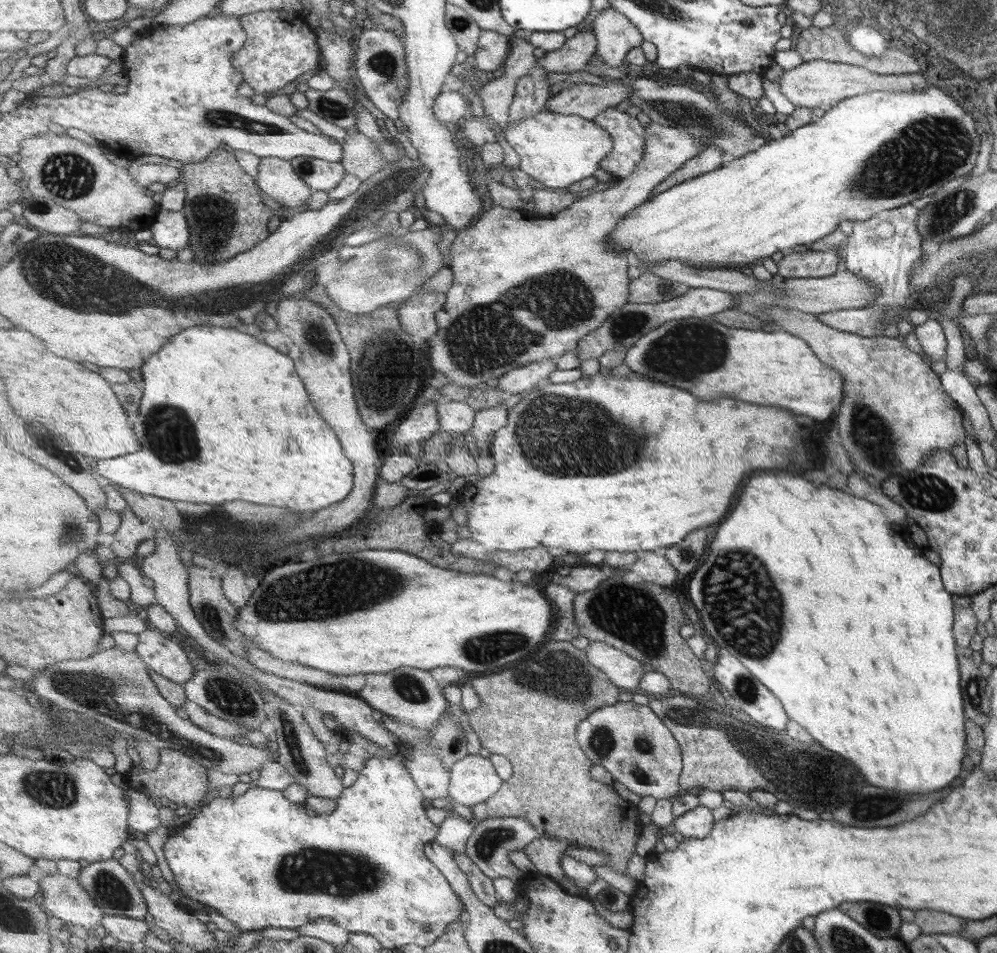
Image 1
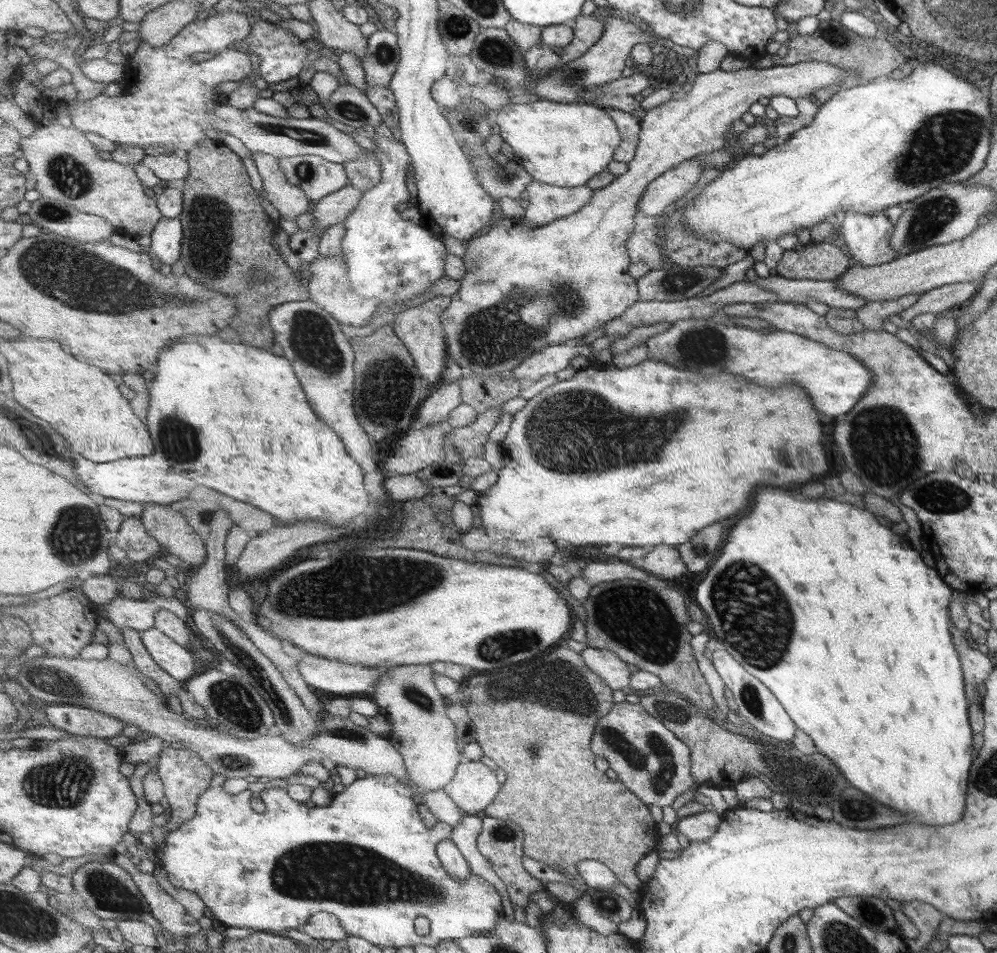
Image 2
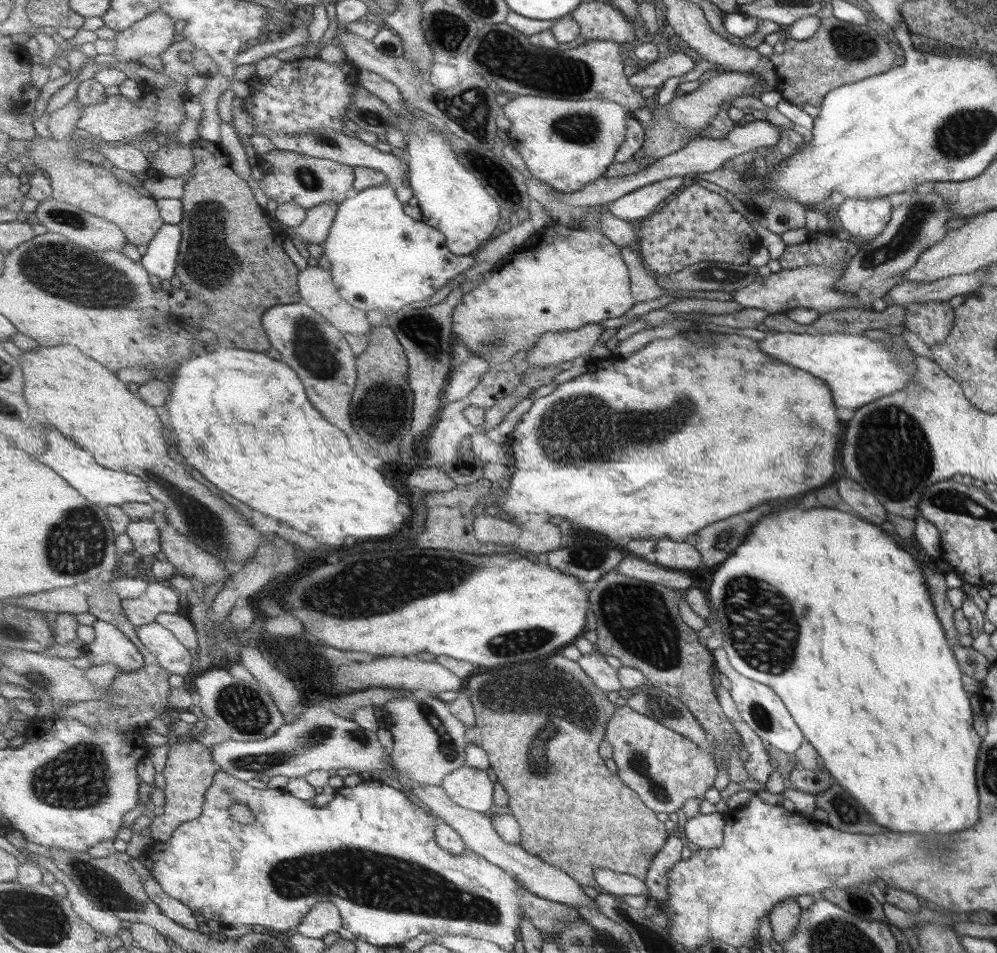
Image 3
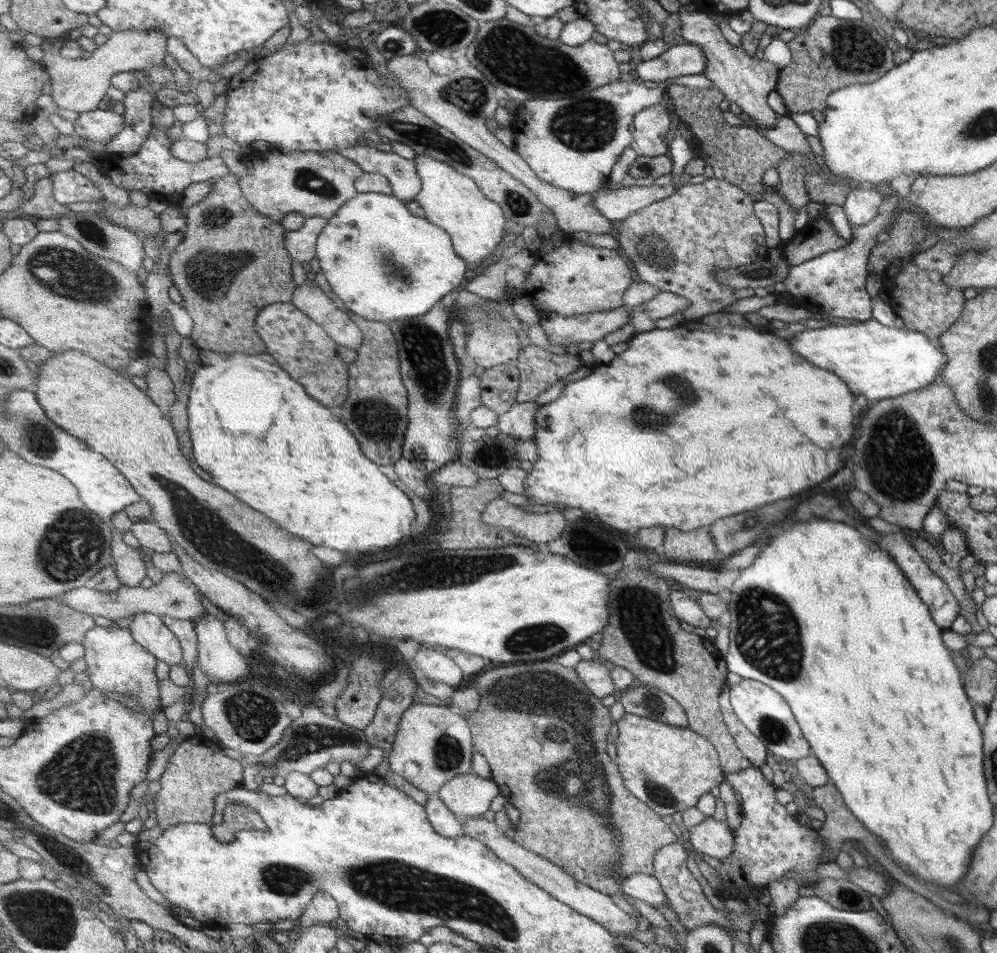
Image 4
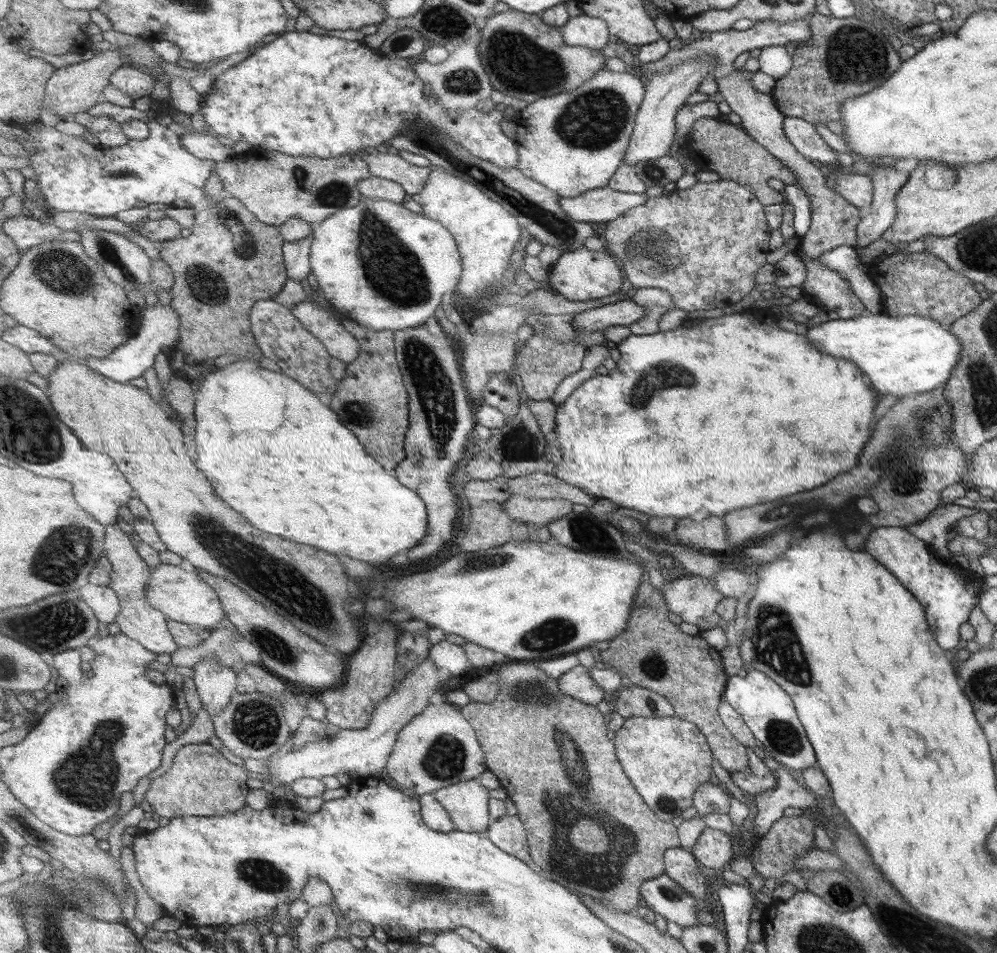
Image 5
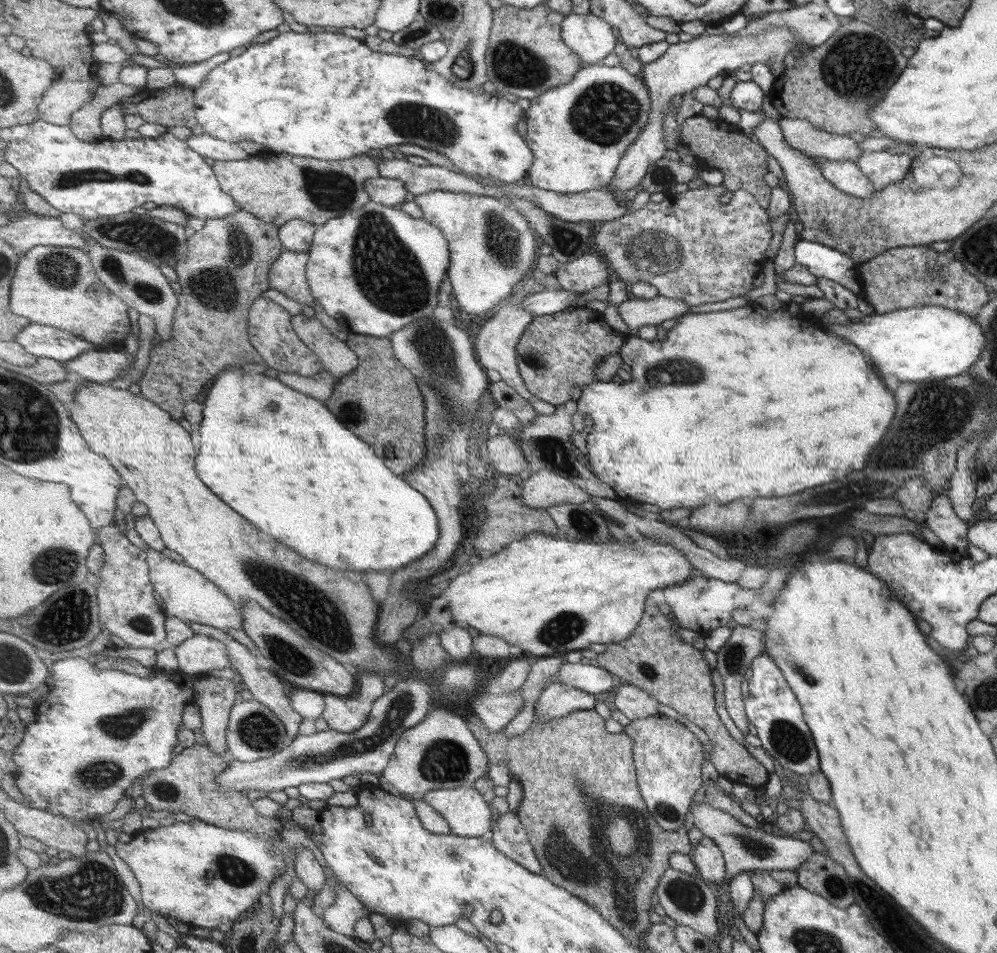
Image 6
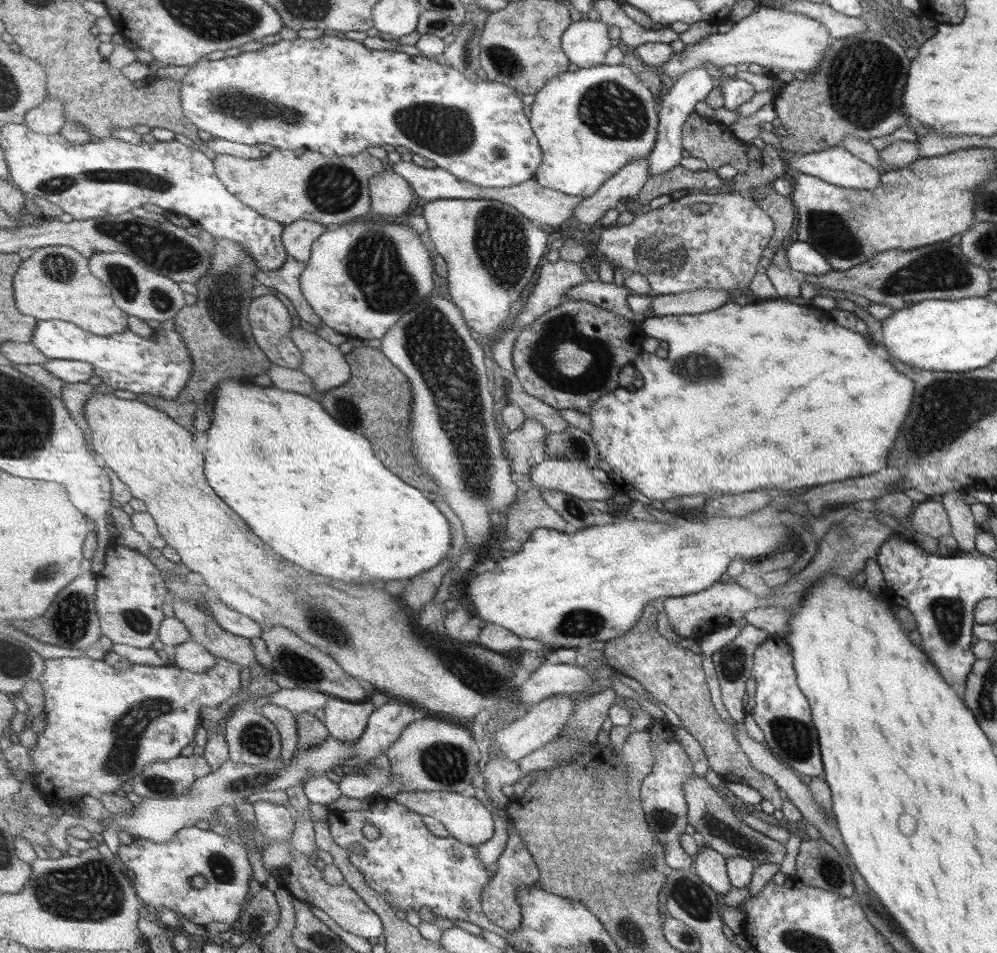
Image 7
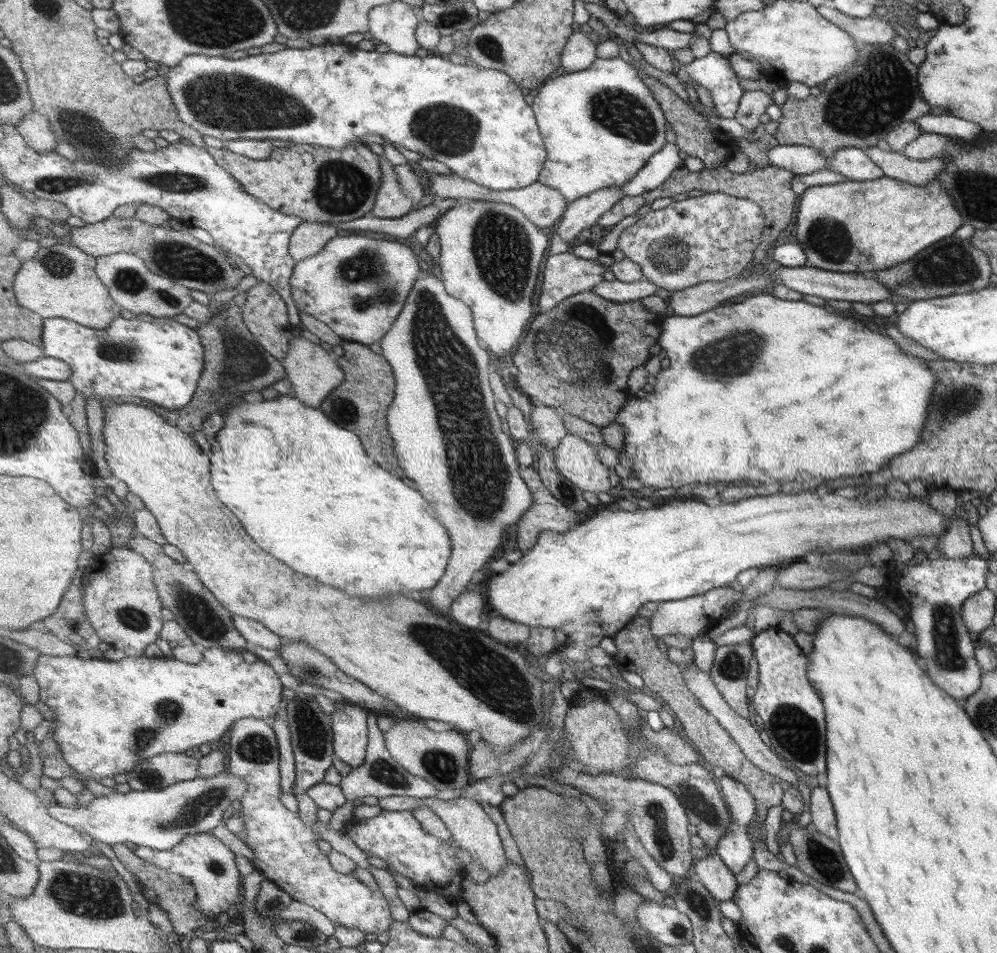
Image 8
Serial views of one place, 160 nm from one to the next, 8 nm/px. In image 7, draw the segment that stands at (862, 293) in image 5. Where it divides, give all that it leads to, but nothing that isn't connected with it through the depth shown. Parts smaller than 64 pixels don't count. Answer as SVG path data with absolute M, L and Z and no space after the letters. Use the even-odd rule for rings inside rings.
M793 240L785 250L785 258L789 268L803 275L825 275L831 271L831 266L827 260L813 250L809 244L802 241Z

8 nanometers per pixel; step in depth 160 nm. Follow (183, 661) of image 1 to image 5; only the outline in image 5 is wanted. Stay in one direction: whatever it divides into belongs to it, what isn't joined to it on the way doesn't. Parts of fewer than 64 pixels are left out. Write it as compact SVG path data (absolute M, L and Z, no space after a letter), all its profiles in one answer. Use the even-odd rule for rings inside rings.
M117 524L106 526L106 557L112 562L113 574L110 587L117 591L122 610L116 622L121 632L140 642L147 650L155 654L175 654L180 647L168 627L166 613L148 603L146 588L152 578L152 569L140 555L135 542L129 534L123 532Z

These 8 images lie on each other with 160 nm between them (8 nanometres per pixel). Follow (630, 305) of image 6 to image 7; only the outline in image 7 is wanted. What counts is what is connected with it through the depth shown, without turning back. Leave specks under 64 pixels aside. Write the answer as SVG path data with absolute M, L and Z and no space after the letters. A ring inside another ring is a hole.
M711 288L679 295L654 295L651 309L655 317L703 314L722 308L732 295L727 290L717 291Z

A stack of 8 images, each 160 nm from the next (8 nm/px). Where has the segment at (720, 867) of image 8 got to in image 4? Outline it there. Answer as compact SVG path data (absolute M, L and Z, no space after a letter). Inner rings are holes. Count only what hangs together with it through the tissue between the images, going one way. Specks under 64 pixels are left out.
M707 817L701 824L690 828L689 841L698 854L717 860L731 856L732 831L725 820Z

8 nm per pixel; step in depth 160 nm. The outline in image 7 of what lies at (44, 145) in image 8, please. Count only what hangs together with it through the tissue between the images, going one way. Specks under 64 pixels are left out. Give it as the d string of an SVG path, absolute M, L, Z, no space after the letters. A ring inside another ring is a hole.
M46 99L26 114L25 124L39 134L60 133L66 123L66 106L61 99Z

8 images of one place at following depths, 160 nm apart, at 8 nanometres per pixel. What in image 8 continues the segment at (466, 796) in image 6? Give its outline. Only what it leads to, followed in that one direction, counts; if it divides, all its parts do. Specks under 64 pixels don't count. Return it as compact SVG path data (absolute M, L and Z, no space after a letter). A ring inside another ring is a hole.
M387 796L379 800L378 806L391 812L411 811L412 813L422 806L428 806L448 826L452 837L459 844L460 850L464 852L464 857L480 864L491 877L498 875L507 863L511 863L505 858L505 848L503 848L501 836L497 832L497 824L489 818L489 814L481 808L481 804L473 799L457 797L442 800L436 797L420 799L410 796Z

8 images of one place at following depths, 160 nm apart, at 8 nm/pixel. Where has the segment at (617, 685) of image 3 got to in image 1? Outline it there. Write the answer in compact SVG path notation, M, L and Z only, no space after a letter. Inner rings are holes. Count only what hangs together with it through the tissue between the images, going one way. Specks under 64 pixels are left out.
M590 641L586 649L590 661L600 668L622 690L640 691L640 682L645 676L645 664L626 652L604 642Z

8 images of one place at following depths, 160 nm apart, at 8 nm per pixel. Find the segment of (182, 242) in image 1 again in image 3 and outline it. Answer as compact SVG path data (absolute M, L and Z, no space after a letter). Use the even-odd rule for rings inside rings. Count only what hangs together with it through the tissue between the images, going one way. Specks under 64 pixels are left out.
M165 223L141 260L147 272L161 280L171 280L179 267L182 239L181 224Z

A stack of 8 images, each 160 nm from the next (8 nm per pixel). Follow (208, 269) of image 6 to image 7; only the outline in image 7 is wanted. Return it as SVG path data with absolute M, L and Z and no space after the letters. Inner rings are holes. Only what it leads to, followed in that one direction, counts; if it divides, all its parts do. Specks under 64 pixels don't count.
M216 238L216 242L212 249L209 248L214 258L211 260L211 272L194 282L197 289L196 303L185 306L174 318L174 330L182 336L182 341L189 348L195 372L178 397L168 399L147 394L144 398L145 404L166 412L186 429L194 426L195 413L219 383L231 379L251 381L256 376L268 374L273 367L266 352L258 345L250 323L250 307L254 302L251 294L255 288L255 275L260 270L257 262L237 242L223 238Z

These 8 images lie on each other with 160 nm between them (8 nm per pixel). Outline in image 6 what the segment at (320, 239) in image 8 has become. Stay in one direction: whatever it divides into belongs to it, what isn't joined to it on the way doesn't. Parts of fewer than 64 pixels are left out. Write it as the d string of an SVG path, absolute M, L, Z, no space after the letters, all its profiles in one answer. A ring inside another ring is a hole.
M293 219L280 228L280 240L285 250L309 252L319 226L308 220Z

